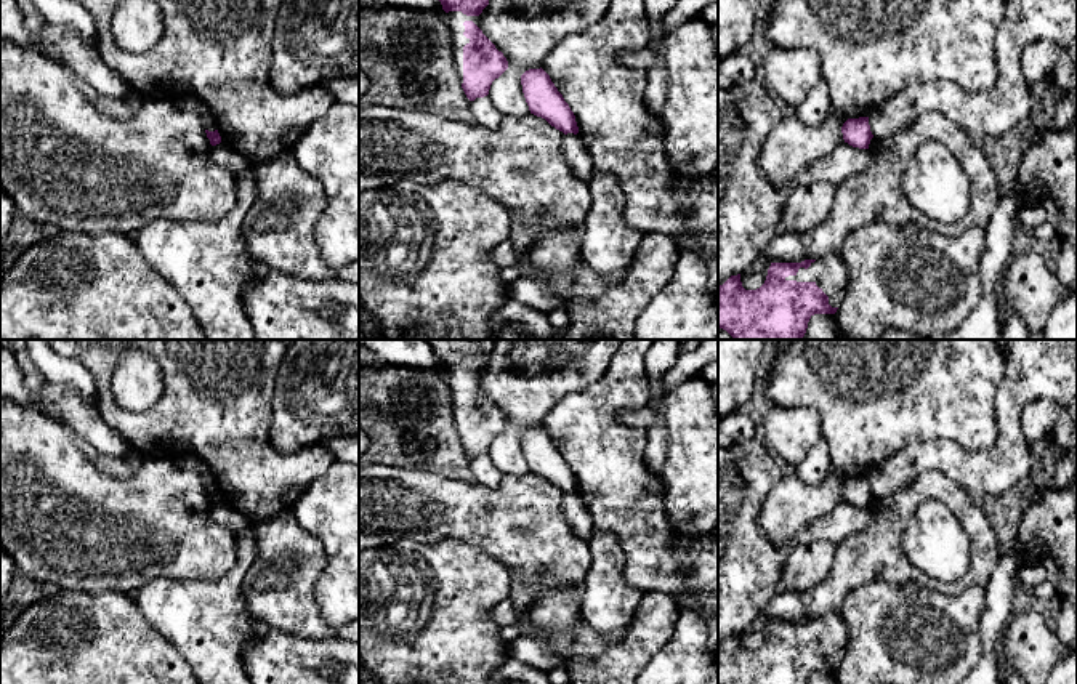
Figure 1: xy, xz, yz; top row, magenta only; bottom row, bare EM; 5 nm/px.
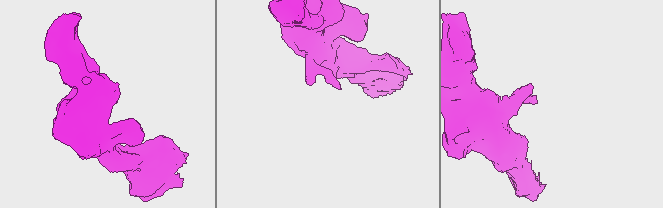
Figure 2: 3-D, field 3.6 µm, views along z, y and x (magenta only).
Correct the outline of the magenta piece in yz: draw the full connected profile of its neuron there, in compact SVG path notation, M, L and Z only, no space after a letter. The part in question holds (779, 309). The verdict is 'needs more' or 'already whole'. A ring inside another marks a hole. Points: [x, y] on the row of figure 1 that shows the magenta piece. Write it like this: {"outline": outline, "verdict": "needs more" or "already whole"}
{"outline": "M838 253L801 263L771 263L764 284L745 290L740 274L718 285L718 327L732 340L803 340L814 314L835 314L848 290L846 263Z", "verdict": "needs more"}

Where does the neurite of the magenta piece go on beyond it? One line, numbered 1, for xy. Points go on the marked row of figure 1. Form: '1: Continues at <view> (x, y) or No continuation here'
1: No continuation here

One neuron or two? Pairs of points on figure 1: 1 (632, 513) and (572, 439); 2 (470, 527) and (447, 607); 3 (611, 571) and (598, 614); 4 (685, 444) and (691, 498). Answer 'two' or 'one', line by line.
1: one
2: two
3: one
4: one

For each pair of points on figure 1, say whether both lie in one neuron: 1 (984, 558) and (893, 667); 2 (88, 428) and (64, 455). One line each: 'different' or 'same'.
1: different
2: different

